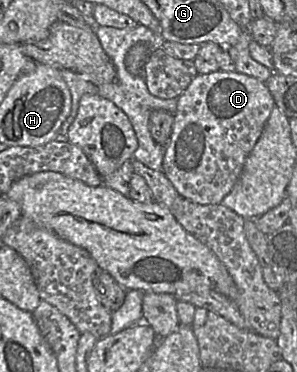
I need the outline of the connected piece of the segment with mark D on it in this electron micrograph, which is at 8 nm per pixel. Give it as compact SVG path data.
M237 71L197 74L177 98L162 171L179 195L198 204L219 204L232 190L275 107L266 84Z

